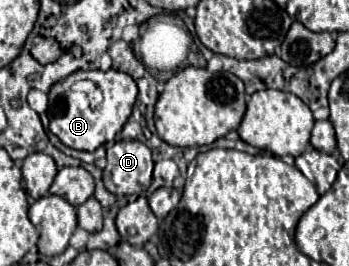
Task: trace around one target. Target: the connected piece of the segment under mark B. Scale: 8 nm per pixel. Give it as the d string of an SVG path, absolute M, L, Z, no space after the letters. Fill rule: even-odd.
M99 69L75 71L69 77L57 81L49 89L49 109L47 109L49 129L55 137L59 137L61 143L65 143L71 149L95 151L99 145L105 145L117 137L117 133L121 131L121 127L127 123L129 115L131 115L135 99L137 99L137 83L127 73L121 73L115 69L109 69L109 71L99 71ZM81 79L93 81L103 91L103 103L97 105L95 109L89 107L89 101L85 95L71 91L71 85L75 81L81 81Z

